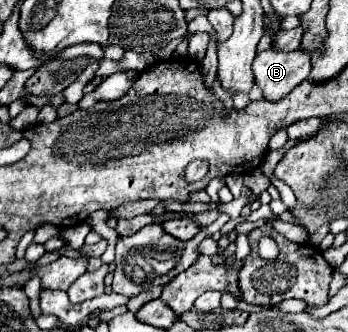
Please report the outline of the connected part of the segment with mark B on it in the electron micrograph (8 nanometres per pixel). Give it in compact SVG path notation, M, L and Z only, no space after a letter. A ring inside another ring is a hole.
M273 48L259 52L253 62L255 84L263 90L267 100L277 102L309 76L309 60L311 54L301 48L293 52L281 52Z

